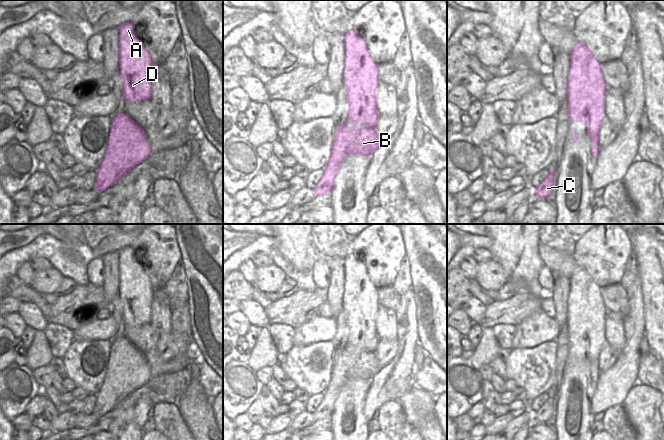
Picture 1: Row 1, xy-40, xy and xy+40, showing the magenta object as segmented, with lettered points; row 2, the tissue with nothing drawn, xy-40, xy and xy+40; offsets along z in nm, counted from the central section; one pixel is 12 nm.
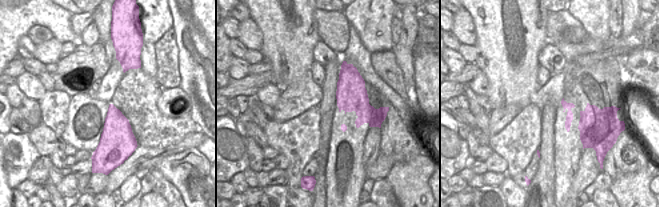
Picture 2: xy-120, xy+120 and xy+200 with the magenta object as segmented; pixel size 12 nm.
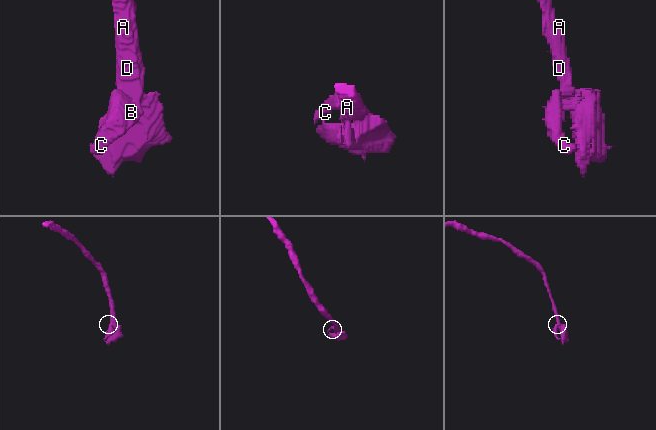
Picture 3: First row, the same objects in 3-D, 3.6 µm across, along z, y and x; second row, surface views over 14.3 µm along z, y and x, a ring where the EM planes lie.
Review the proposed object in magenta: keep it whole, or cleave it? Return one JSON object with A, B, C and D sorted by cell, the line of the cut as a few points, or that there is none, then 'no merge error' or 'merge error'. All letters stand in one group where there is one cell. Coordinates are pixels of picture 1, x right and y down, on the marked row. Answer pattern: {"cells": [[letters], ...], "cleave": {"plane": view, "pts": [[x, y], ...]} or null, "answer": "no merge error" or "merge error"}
{"cells": [["A", "B", "C", "D"]], "cleave": null, "answer": "no merge error"}

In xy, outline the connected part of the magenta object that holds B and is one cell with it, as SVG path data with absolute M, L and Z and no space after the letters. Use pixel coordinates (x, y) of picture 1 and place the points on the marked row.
M357 30L345 32L343 43L343 86L348 104L347 119L335 132L330 158L314 189L317 196L332 190L334 179L349 155L372 157L381 144L375 131L379 119L375 99L379 82L378 64L371 58Z

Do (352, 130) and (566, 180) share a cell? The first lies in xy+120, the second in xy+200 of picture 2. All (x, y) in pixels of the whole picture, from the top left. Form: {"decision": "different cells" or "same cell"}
{"decision": "same cell"}

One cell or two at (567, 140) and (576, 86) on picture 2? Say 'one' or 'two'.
one

